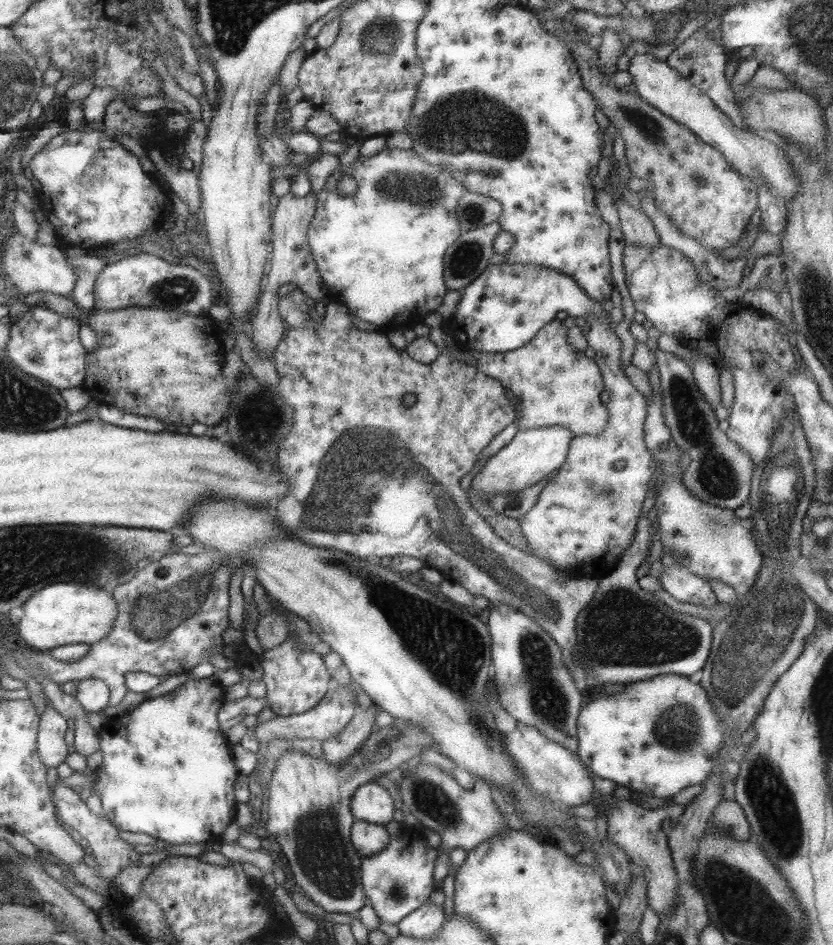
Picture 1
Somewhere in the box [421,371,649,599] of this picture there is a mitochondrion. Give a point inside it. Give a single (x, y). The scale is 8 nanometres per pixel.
(513, 503)

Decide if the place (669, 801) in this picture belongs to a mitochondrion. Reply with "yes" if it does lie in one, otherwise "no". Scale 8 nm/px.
no

